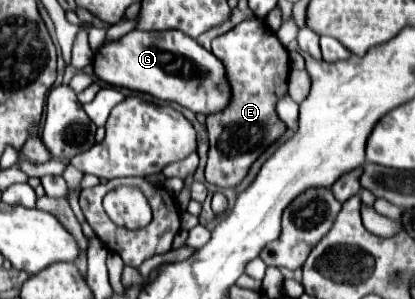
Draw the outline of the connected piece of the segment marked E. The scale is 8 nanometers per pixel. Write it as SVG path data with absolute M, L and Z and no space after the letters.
M248 18L230 32L214 38L212 54L220 58L226 68L232 98L220 114L206 116L210 136L206 182L218 188L236 188L256 158L286 132L284 122L280 122L276 114L276 102L288 92L290 54L276 34L256 18Z

